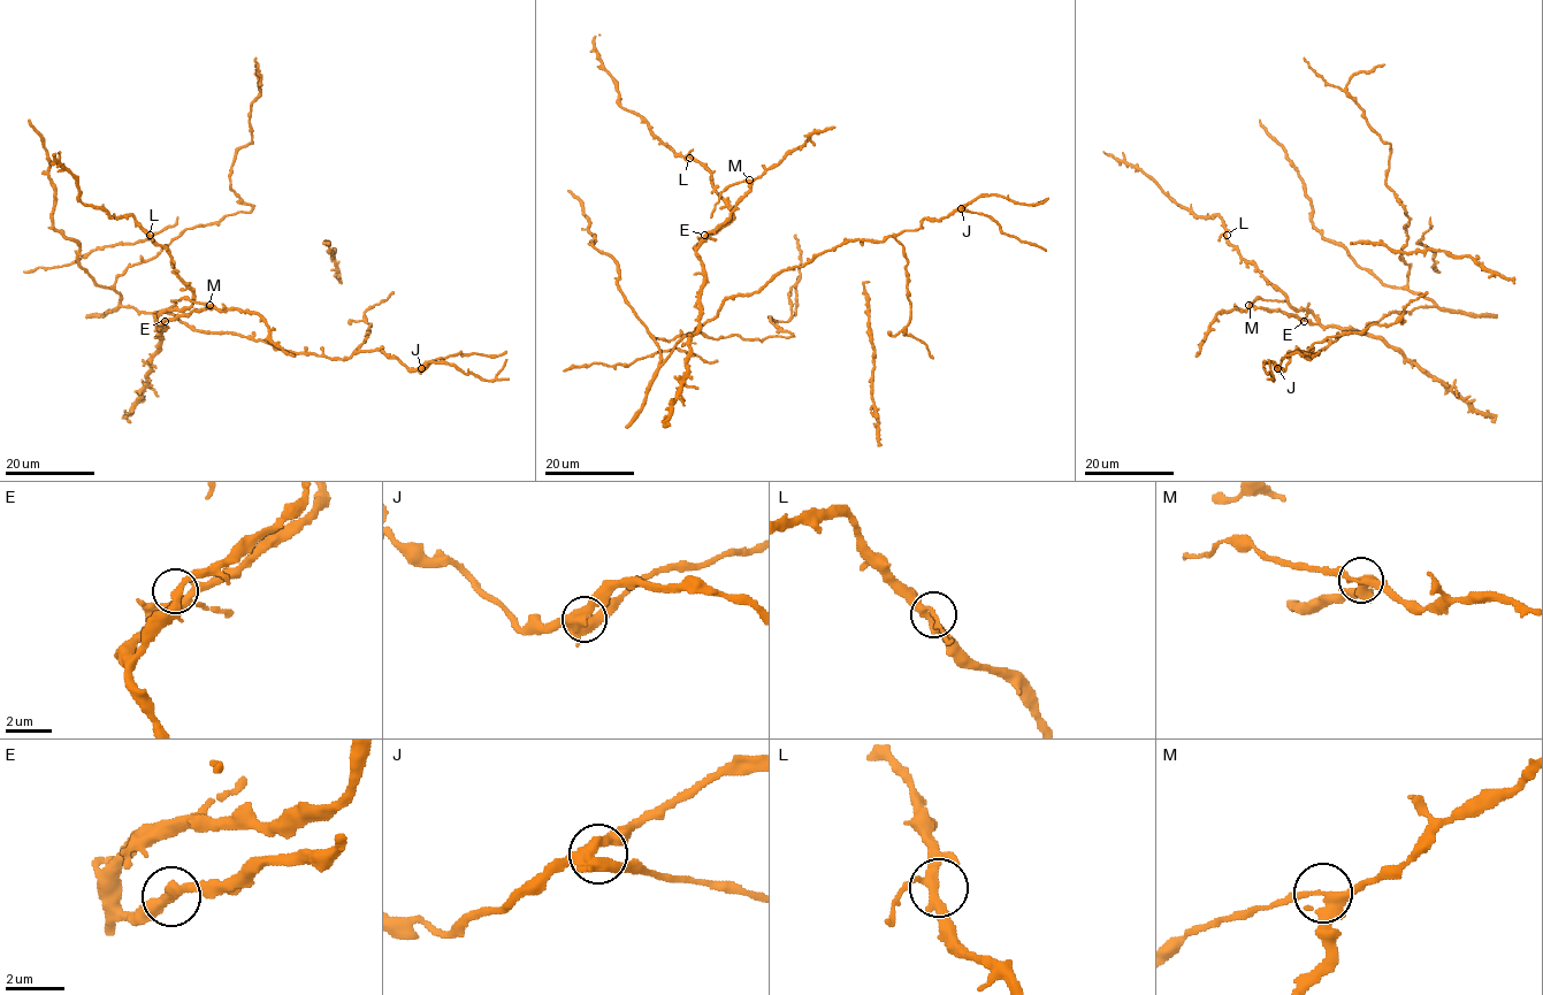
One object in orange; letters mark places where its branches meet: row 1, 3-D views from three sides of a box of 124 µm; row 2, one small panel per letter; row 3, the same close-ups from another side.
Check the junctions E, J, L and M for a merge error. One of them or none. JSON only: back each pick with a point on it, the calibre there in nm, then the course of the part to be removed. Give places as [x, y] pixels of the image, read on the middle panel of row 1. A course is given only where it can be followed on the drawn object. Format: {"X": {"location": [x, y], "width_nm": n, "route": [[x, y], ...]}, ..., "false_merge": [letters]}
{"M": {"location": [749, 180], "width_nm": 320, "route": [[749, 180], [724, 190], [710, 217]]}, "false_merge": ["M"]}

